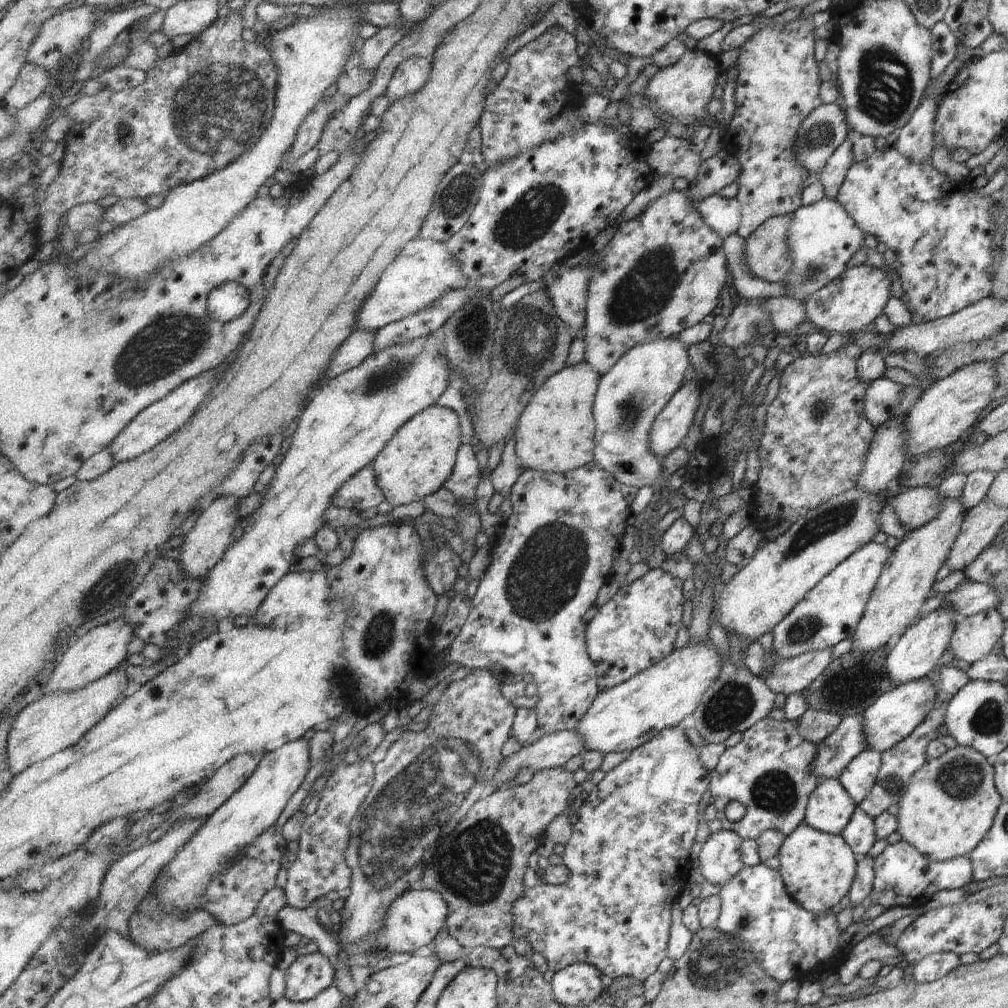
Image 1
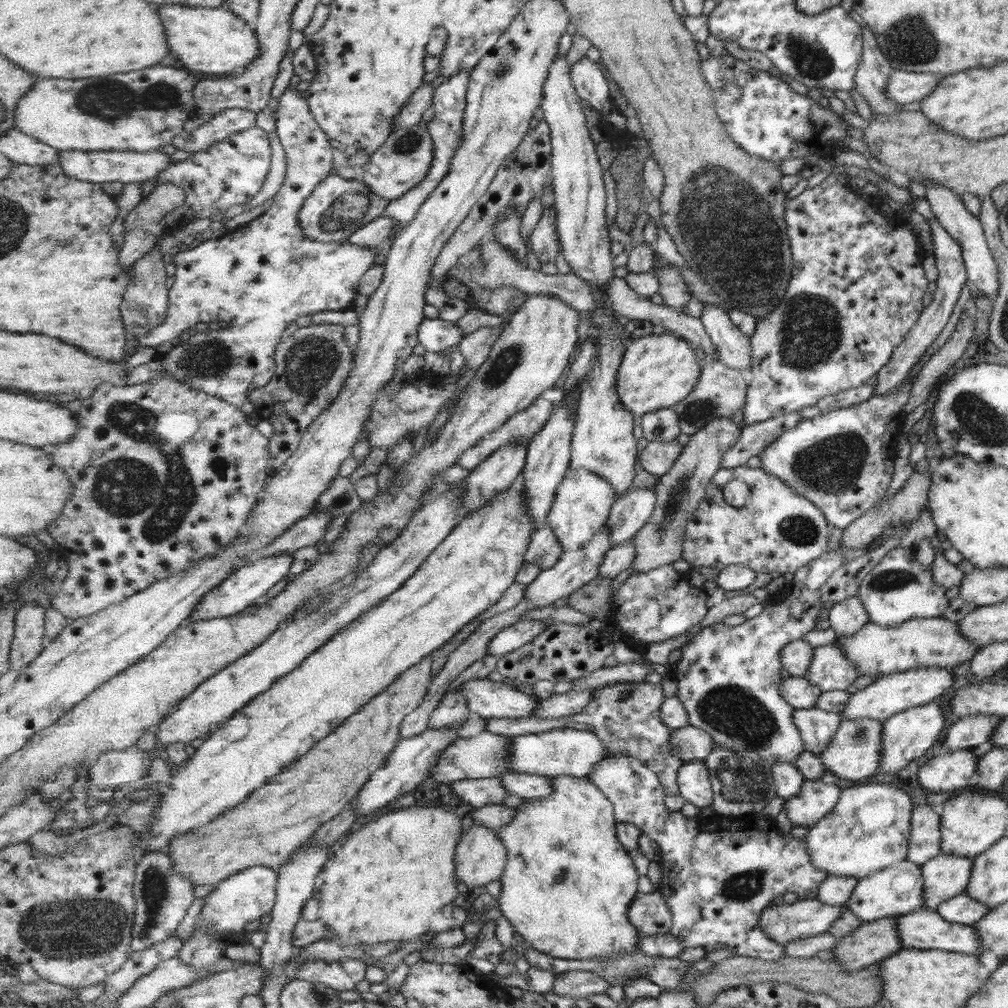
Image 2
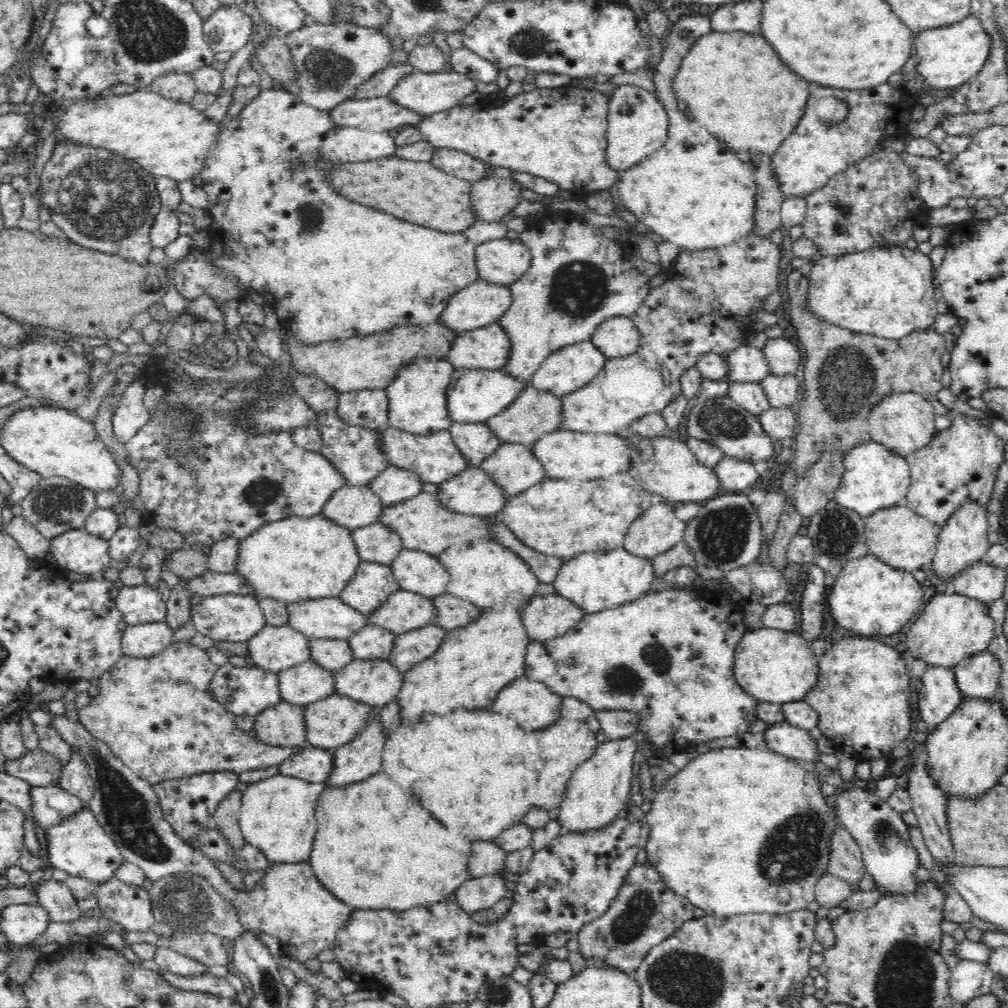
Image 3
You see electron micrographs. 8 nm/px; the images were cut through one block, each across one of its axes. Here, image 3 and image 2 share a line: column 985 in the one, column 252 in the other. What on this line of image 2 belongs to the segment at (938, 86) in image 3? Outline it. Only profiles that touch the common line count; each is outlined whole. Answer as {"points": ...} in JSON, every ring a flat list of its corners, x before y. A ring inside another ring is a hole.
{"points":[[161,5,160,16,165,23,166,34,172,53,175,52,181,68,189,72,203,74,237,74,249,64,253,64,259,54,259,38,250,23,239,17,235,12,222,8,190,8,183,5]]}

